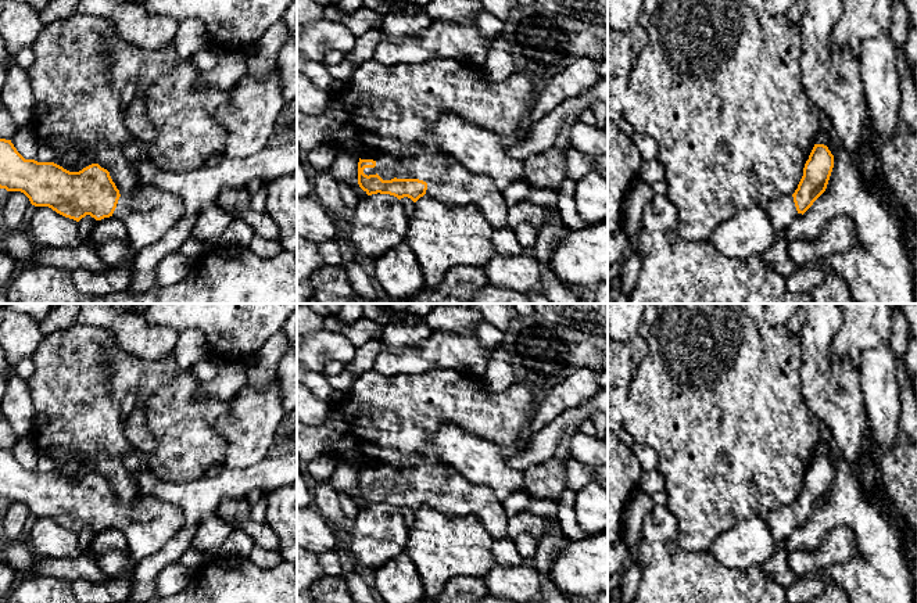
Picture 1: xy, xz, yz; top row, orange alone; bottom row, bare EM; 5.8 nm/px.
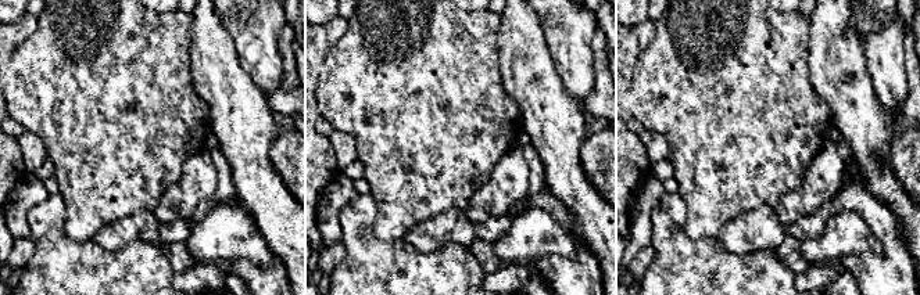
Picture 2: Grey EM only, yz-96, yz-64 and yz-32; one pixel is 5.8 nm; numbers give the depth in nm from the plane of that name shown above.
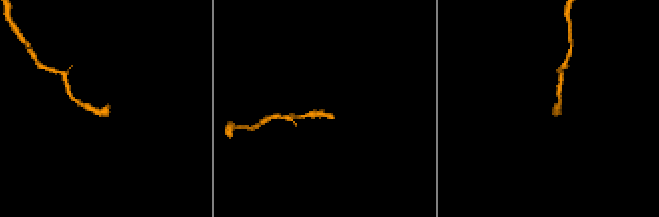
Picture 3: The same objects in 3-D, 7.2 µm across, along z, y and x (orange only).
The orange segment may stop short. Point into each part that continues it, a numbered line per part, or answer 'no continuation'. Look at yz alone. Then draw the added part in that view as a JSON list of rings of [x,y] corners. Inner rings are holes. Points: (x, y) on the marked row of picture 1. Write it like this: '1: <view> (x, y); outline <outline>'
1: yz (783, 212); outline [[[792,194],[777,197],[769,205],[767,213],[777,233],[787,229],[798,218]]]

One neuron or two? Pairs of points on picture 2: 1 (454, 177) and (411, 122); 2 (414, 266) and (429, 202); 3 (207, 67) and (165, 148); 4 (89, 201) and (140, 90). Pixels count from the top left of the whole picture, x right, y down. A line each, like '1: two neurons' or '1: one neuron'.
1: one neuron
2: two neurons
3: two neurons
4: one neuron

